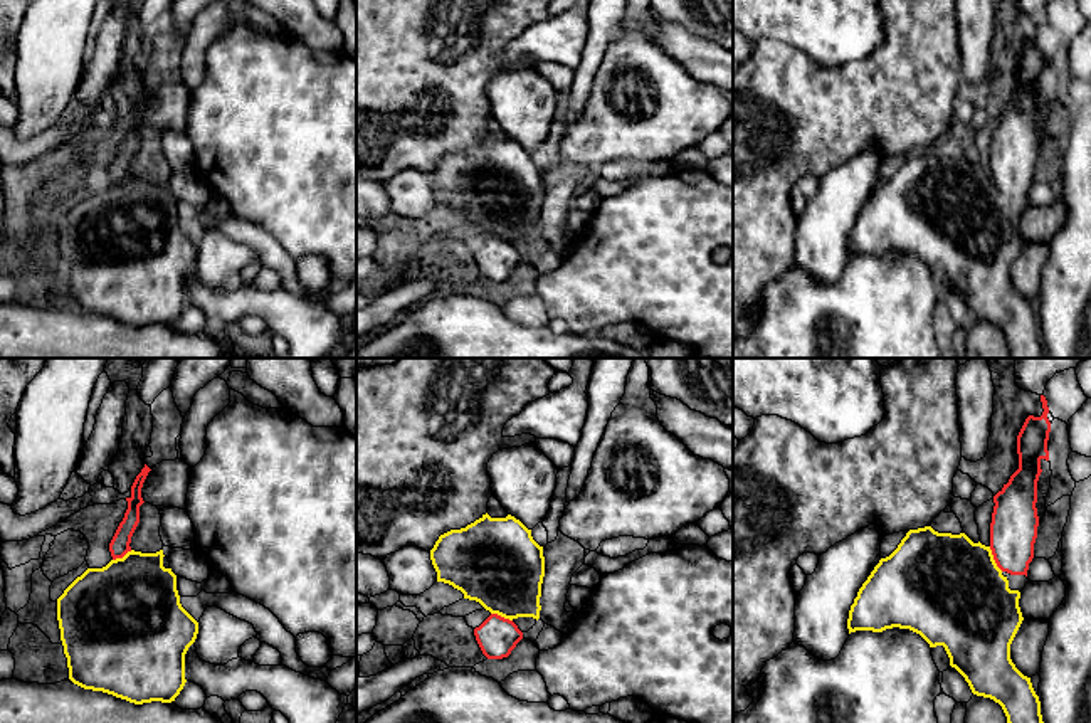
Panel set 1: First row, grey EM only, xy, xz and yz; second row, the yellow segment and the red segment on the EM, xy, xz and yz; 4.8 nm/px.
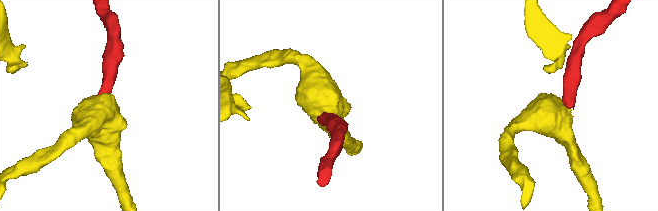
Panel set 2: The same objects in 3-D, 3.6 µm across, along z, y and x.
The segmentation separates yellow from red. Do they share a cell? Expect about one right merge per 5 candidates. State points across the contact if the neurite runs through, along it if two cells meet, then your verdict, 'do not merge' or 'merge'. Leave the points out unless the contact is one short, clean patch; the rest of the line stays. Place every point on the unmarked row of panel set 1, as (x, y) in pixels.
runs through yz (952, 216), (972, 195), (992, 182), (1012, 162), (1014, 147); merge

